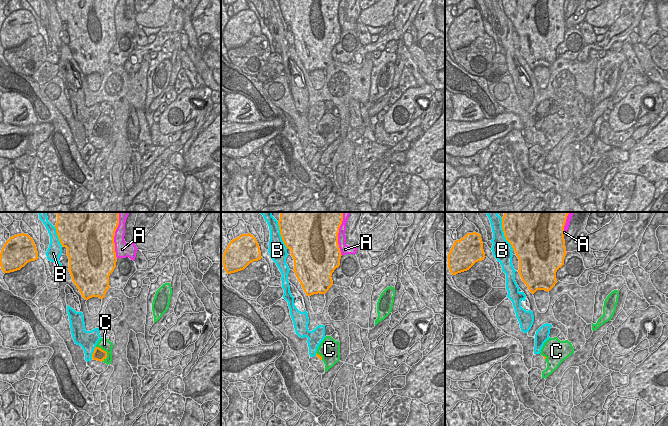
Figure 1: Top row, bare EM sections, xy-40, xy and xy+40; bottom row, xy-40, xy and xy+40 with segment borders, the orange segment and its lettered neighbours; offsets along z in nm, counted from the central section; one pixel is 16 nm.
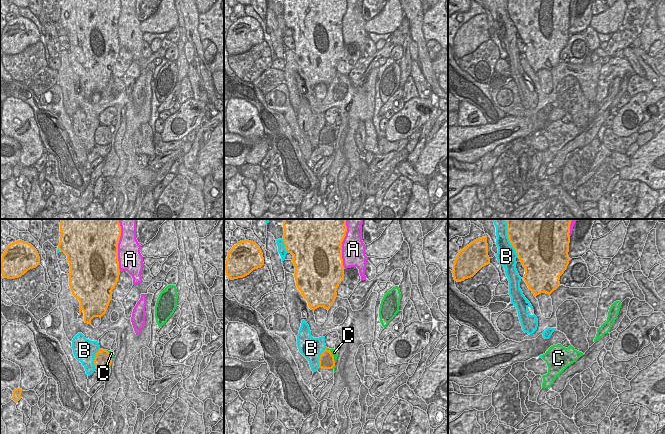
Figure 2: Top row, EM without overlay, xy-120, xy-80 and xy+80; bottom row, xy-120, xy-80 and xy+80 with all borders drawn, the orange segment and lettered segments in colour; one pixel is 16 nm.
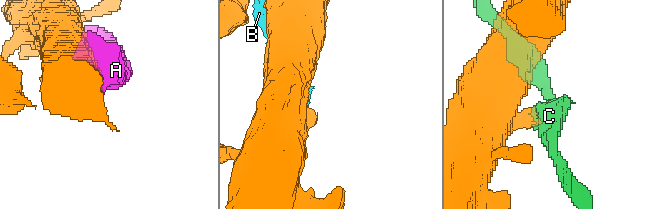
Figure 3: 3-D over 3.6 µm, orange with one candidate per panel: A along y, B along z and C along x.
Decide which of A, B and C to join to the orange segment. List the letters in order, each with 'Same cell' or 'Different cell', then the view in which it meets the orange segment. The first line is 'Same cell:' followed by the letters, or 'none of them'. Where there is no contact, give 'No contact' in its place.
Same cell: none of them
A: Different cell. Touches orange in xy-40
B: Different cell. Touches orange in xy+40
C: Different cell. Touches orange in xy-40.

